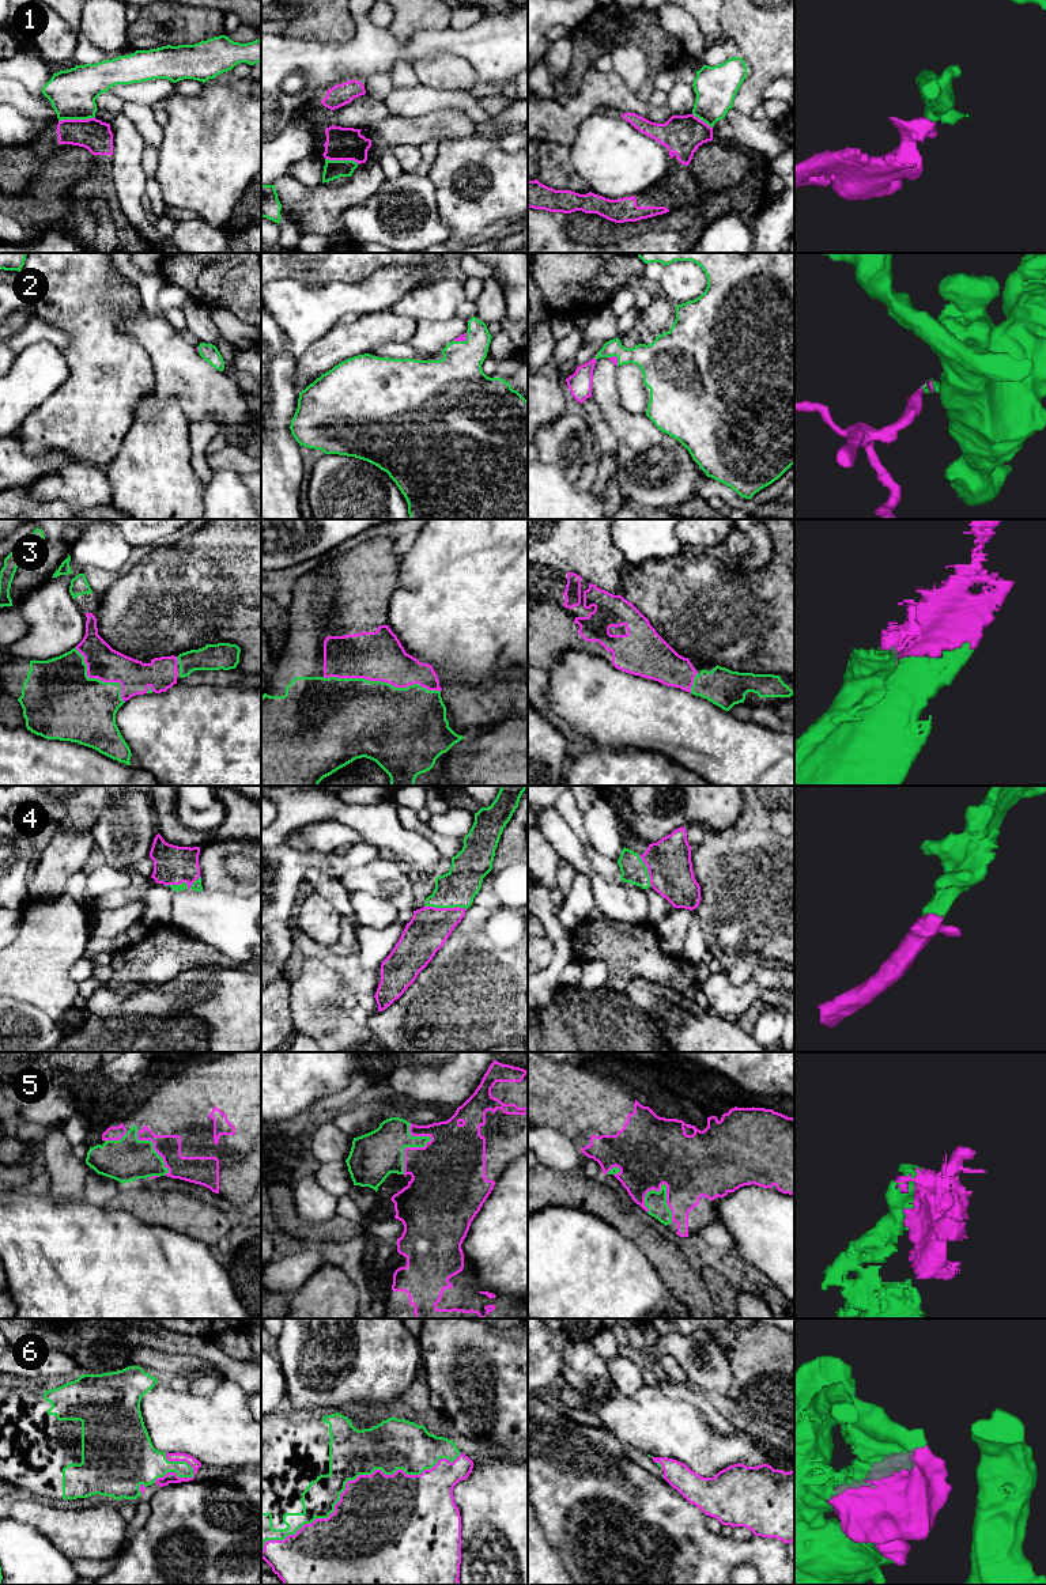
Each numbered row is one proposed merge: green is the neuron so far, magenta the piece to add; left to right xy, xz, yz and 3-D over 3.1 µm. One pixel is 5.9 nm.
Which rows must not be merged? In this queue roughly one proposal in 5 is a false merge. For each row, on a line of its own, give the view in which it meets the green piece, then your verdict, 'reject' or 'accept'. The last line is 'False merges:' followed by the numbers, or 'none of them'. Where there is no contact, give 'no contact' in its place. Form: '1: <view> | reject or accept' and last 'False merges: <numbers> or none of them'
1: xy | reject
2: xz | accept
3: xz | accept
4: xz | accept
5: xz | accept
6: xz | accept
False merges: 1

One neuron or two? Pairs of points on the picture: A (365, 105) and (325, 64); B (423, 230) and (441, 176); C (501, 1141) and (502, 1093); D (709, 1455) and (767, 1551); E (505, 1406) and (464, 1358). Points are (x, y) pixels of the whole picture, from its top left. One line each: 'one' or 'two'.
A: two
B: two
C: one
D: two
E: one

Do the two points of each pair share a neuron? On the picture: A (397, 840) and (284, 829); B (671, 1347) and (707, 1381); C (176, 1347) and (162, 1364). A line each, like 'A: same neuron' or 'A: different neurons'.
A: same neuron
B: same neuron
C: different neurons

